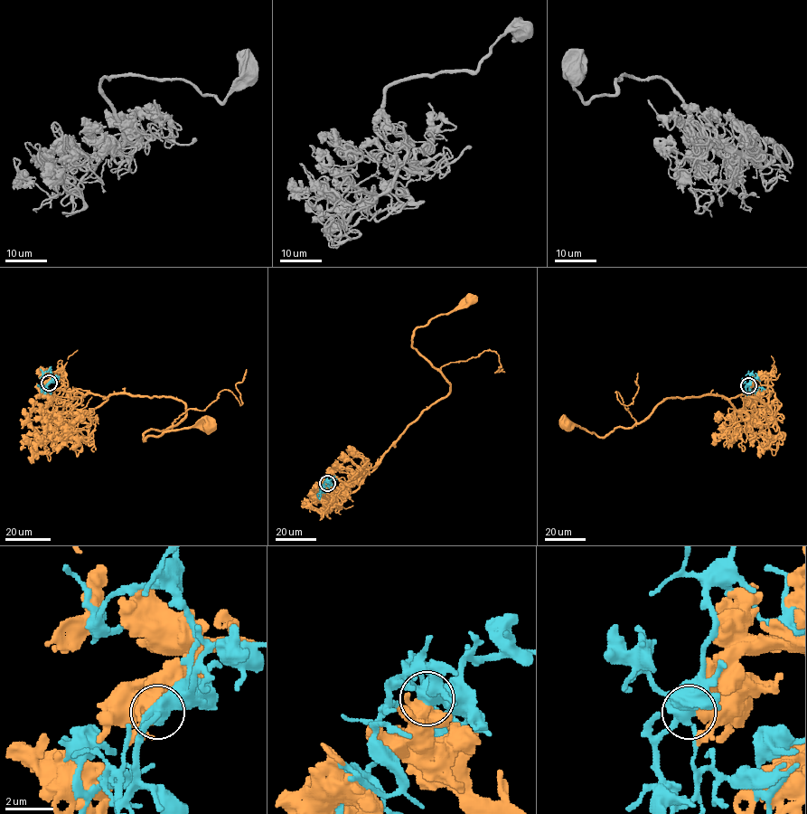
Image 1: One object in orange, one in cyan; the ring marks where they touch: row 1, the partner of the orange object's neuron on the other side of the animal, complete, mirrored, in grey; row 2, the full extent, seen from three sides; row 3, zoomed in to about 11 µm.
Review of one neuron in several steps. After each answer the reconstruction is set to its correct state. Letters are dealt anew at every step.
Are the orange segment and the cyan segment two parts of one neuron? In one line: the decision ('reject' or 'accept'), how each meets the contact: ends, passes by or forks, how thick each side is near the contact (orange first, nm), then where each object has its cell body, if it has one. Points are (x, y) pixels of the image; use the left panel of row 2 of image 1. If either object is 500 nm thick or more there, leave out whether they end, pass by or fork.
reject; calibres 440 and 550 nm; soma orange (209, 426); soma cyan none

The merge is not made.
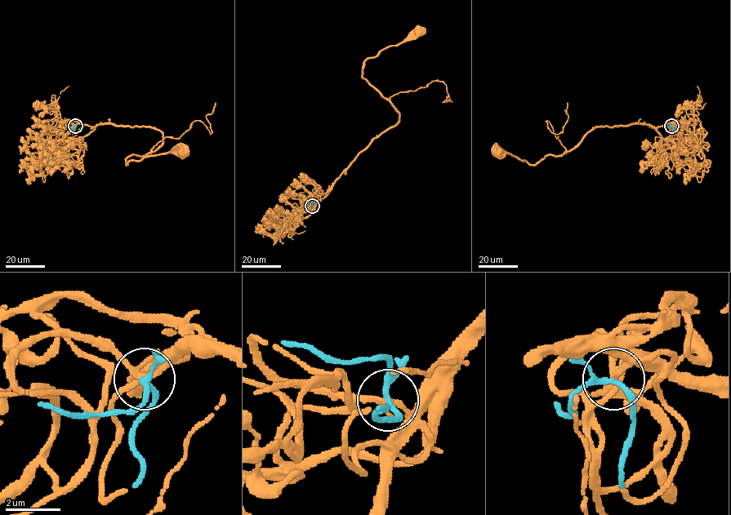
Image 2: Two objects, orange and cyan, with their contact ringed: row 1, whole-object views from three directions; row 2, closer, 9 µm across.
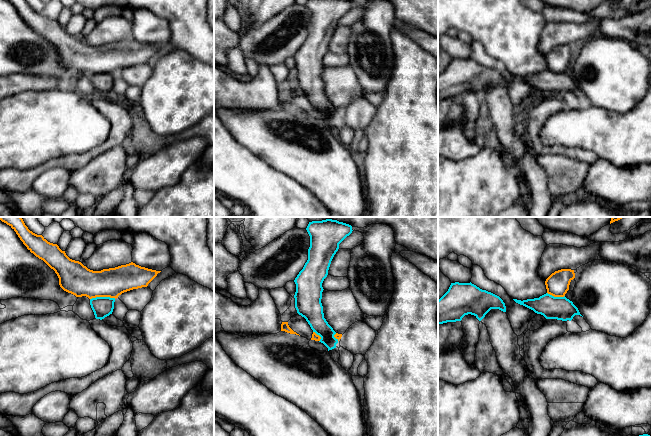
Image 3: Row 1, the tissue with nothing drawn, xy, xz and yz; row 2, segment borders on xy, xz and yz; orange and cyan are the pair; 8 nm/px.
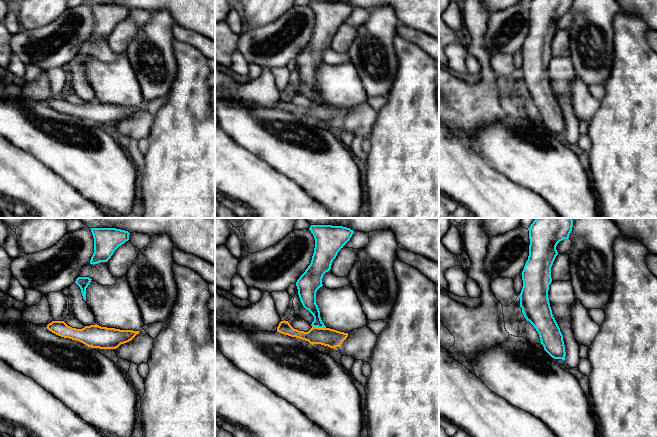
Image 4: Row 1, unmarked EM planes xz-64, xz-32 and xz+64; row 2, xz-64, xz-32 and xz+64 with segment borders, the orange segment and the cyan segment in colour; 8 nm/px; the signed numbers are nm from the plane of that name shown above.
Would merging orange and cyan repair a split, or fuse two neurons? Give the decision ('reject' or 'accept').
accept

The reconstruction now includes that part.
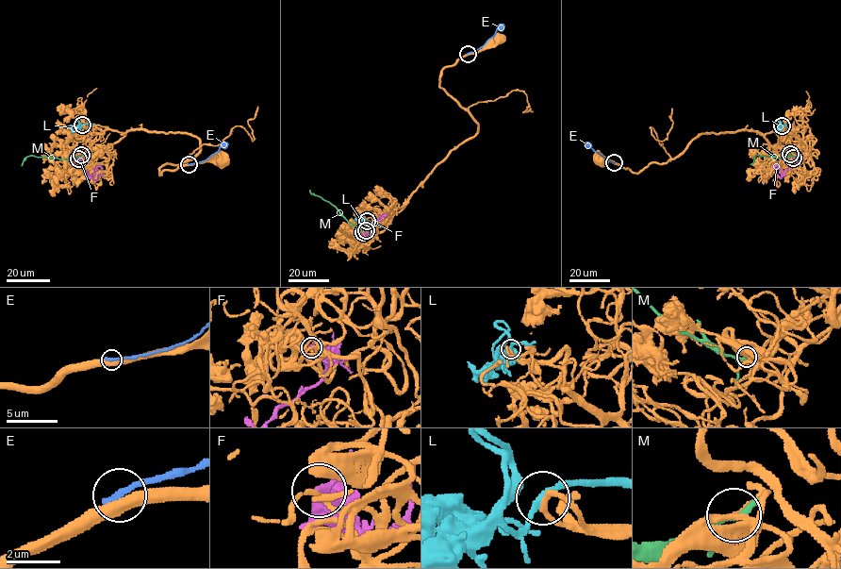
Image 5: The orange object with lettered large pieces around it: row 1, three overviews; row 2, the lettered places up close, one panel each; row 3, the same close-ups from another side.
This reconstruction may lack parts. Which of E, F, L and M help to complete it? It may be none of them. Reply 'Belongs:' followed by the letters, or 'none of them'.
Belongs: L

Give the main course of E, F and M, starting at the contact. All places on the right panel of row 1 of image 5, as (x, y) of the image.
E: (614, 163), (585, 143)
F: (793, 158), (796, 163), (782, 176), (780, 169), (776, 165), (774, 167)
M: (790, 154), (785, 158), (756, 155), (750, 164)

